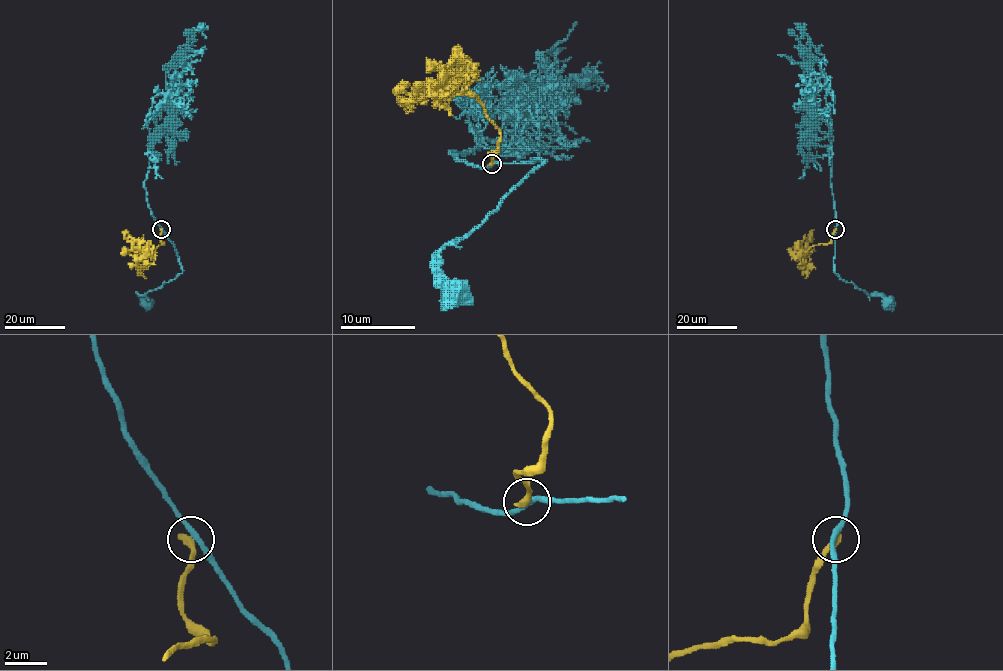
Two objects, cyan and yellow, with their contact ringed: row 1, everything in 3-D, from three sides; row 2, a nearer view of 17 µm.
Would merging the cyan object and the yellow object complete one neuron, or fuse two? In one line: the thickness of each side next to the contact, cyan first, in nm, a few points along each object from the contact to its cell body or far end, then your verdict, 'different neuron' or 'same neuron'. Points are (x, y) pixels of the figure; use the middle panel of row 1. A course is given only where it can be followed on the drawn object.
280 nm thick on the cyan side, 360 nm on the other; cyan runs (491, 163), (545, 161), (489, 215), (441, 251), (441, 280), (454, 297); yellow runs (491, 163), (489, 156), (499, 145), (501, 130), (474, 96), (426, 91), (411, 102), (402, 98), (408, 111); different neuron

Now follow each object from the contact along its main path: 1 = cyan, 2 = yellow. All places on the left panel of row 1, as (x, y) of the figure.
1: (161, 229), (175, 248), (183, 272), (140, 296), (146, 302)
2: (161, 229), (161, 241), (165, 244), (150, 253), (137, 252), (125, 236), (127, 229)

